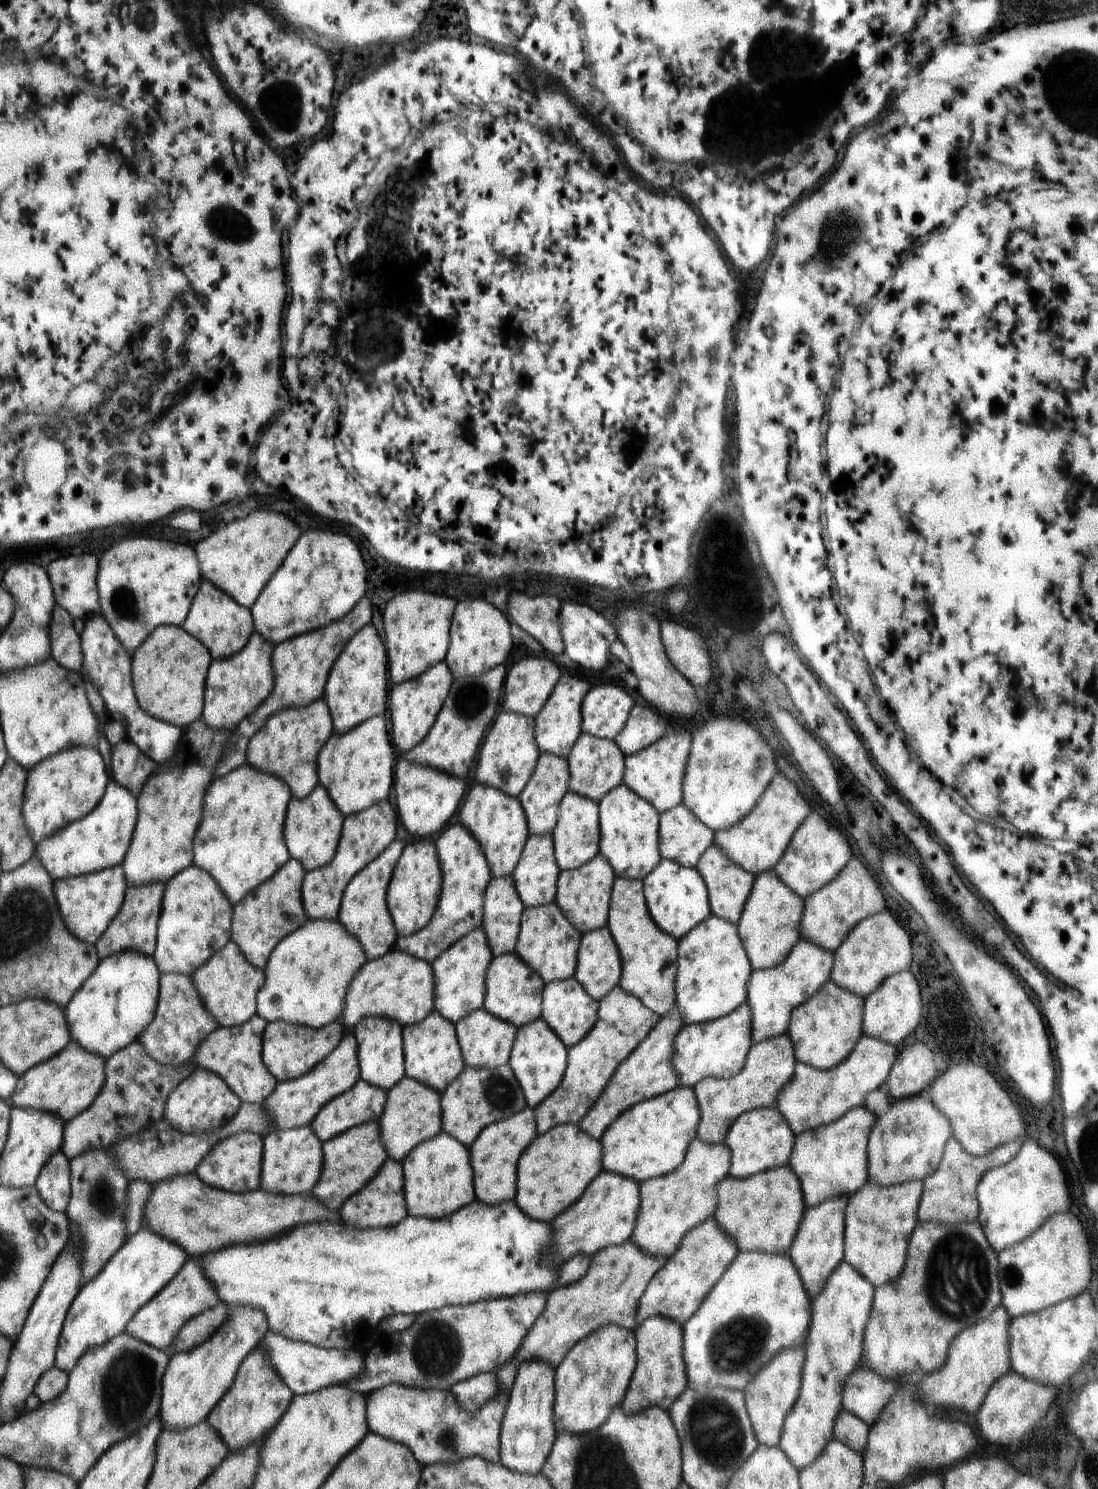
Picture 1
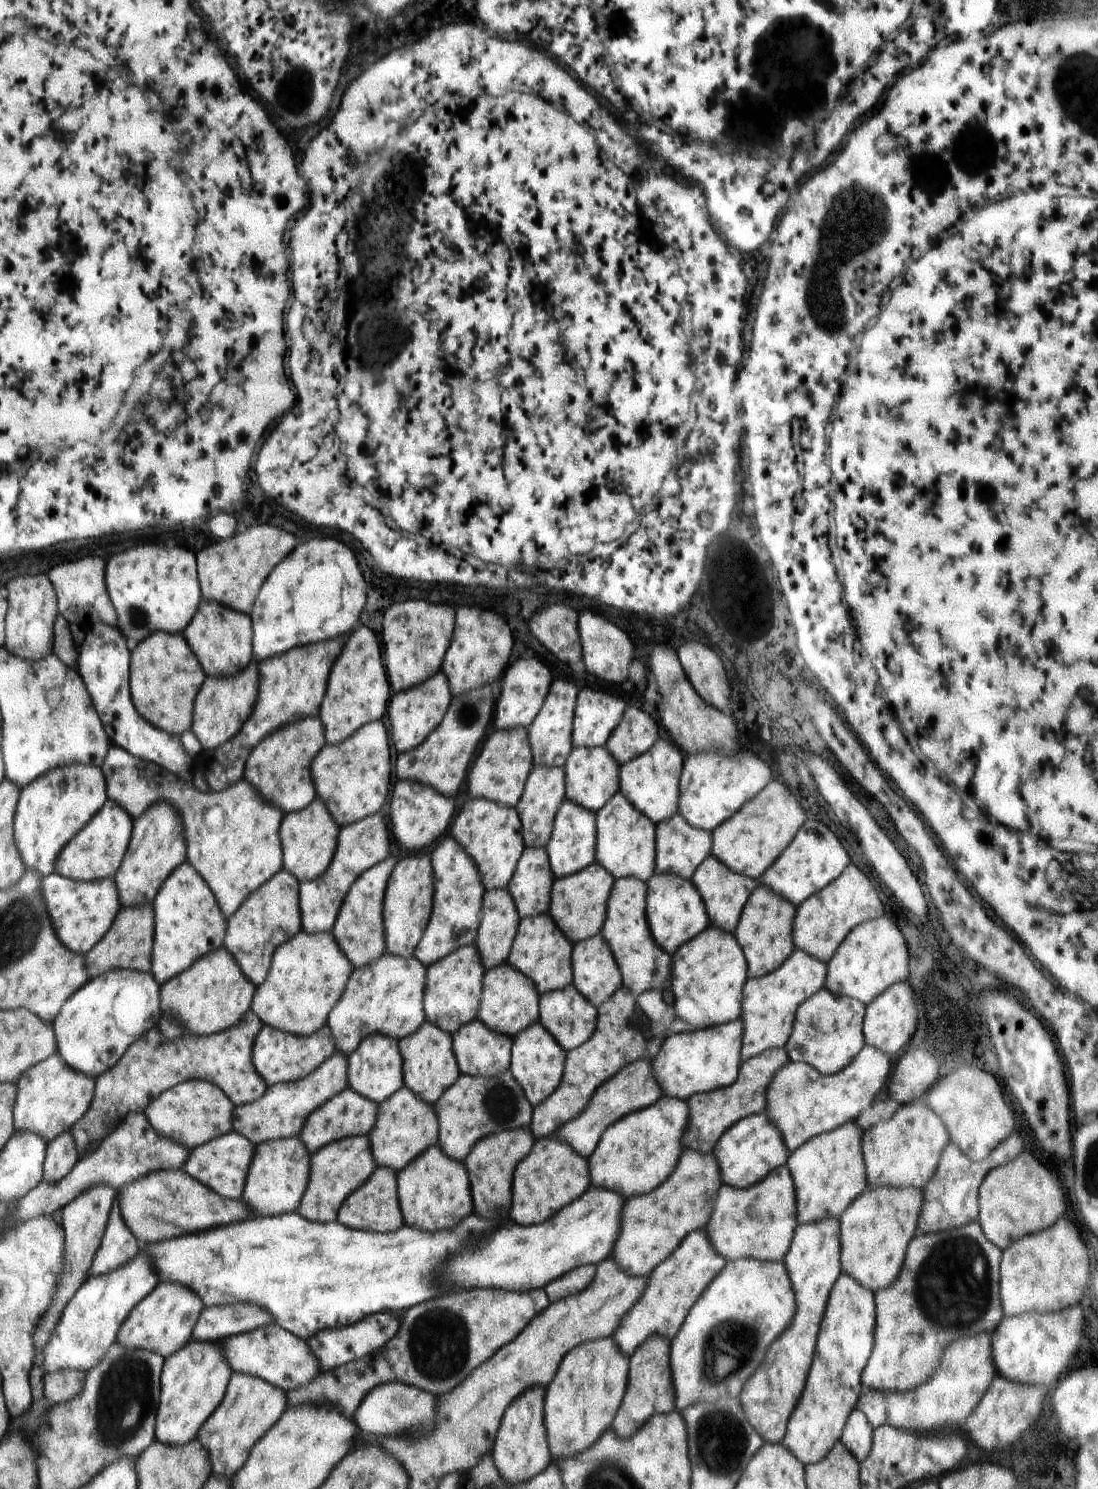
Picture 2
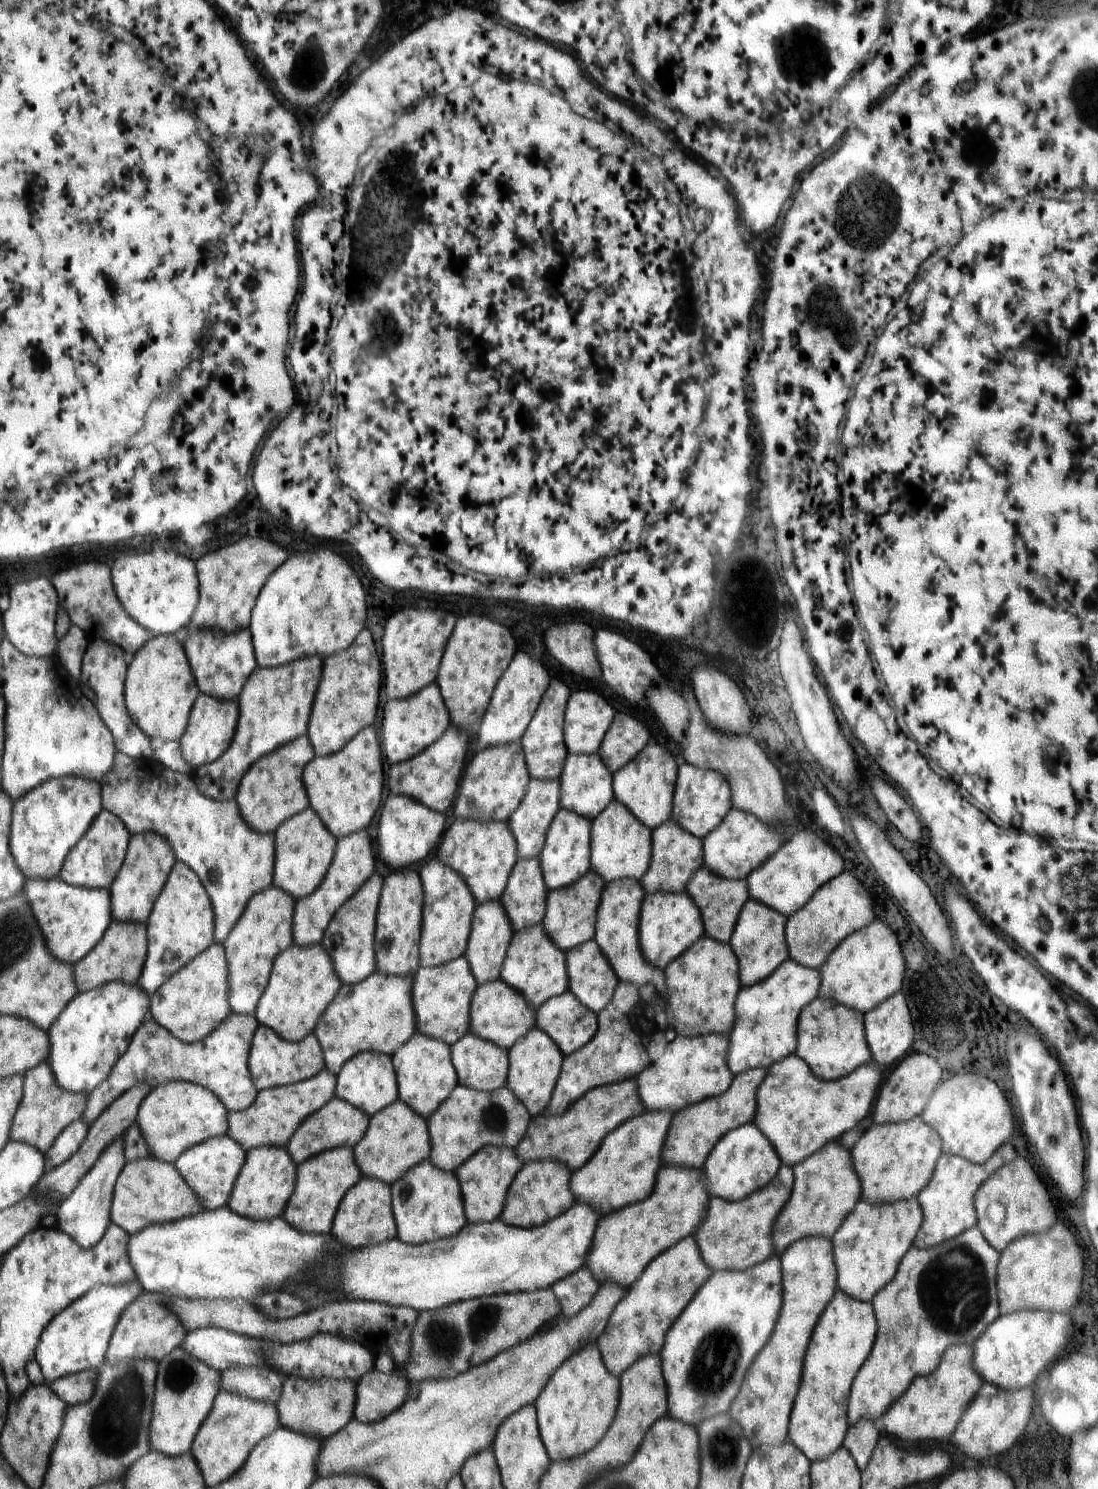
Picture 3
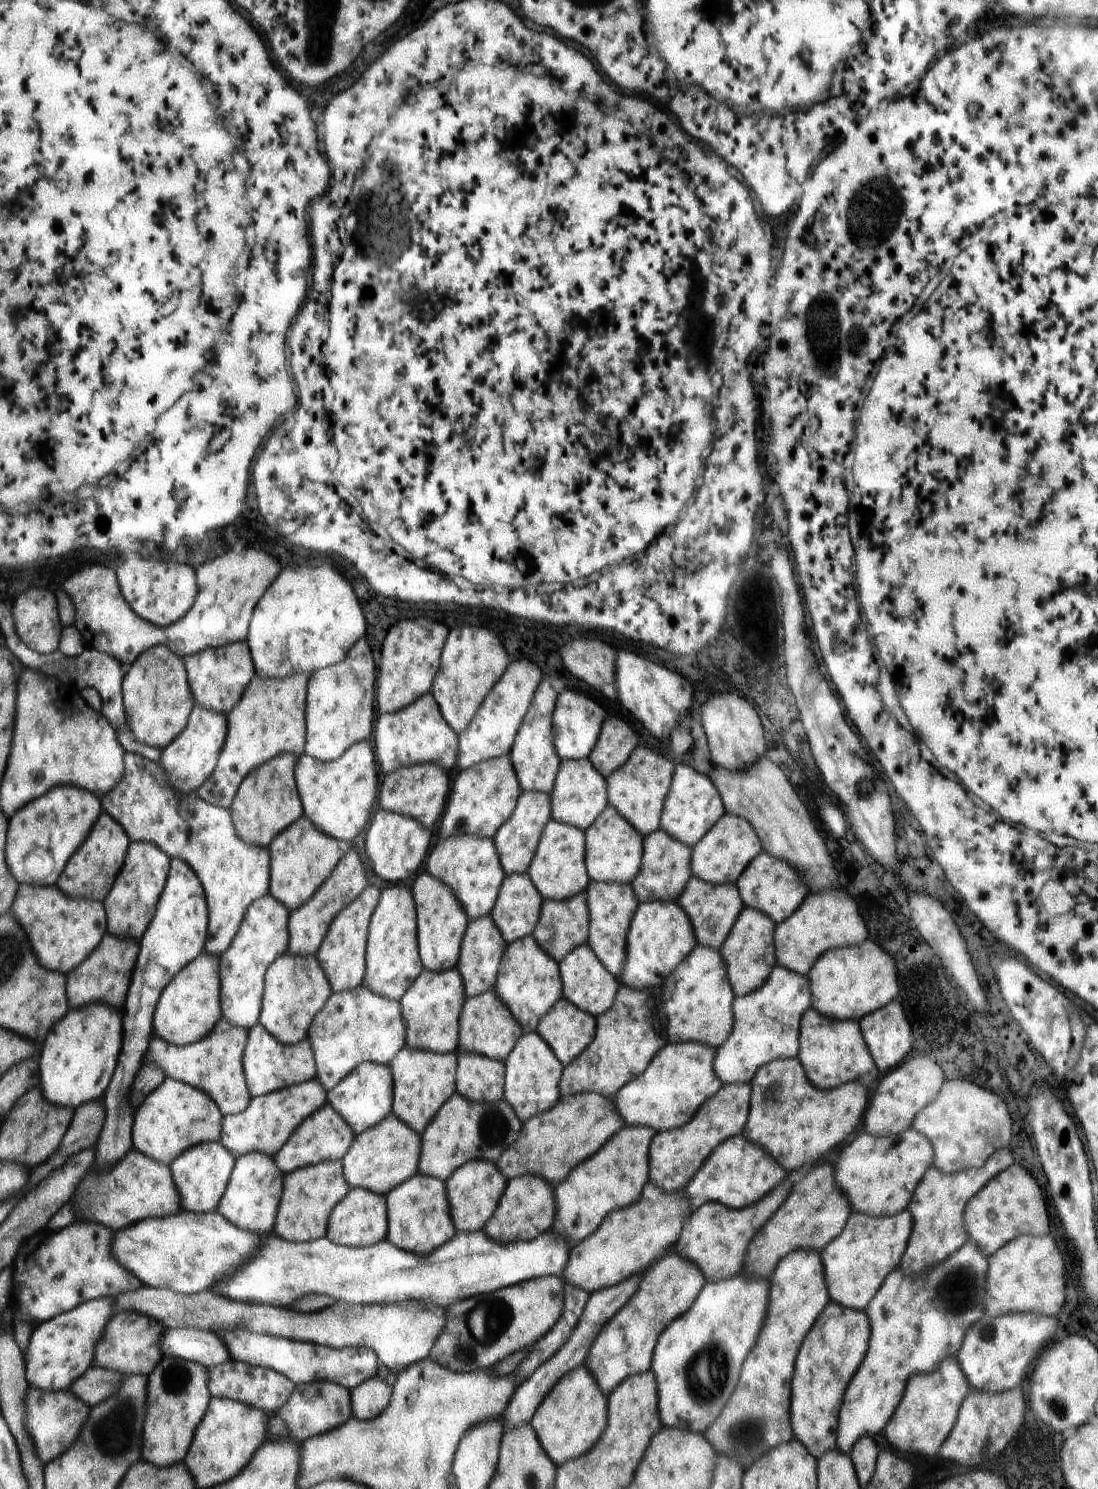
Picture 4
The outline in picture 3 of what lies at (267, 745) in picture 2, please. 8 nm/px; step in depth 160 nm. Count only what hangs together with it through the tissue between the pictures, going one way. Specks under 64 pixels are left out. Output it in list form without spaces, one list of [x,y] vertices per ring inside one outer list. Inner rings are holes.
[[[308,734],[294,739],[292,743],[278,747],[258,761],[241,780],[236,801],[241,816],[246,816],[246,822],[251,829],[259,833],[272,833],[285,820],[292,819],[309,807],[308,790],[304,783],[304,770],[314,758],[312,744]]]

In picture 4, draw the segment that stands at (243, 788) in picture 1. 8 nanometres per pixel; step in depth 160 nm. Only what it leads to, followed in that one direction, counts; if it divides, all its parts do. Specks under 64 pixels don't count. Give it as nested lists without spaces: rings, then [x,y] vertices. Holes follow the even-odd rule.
[[[127,751],[124,763],[125,772],[121,780],[102,797],[104,812],[113,817],[126,833],[130,832],[130,839],[134,842],[154,842],[162,852],[169,854],[170,859],[185,861],[198,874],[209,908],[209,938],[204,944],[204,952],[225,955],[248,906],[254,900],[269,895],[272,862],[268,848],[249,846],[242,841],[232,826],[233,817],[229,809],[202,800],[196,791],[176,792],[167,783],[166,773],[160,764],[138,752]]]

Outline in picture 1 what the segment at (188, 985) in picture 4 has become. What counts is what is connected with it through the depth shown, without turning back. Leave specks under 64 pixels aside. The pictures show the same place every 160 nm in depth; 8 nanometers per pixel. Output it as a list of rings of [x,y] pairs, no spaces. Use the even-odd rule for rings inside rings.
[[[230,940],[208,962],[198,967],[191,979],[218,1027],[240,1027],[257,1014],[257,994],[264,986],[265,972],[249,963],[234,940]]]

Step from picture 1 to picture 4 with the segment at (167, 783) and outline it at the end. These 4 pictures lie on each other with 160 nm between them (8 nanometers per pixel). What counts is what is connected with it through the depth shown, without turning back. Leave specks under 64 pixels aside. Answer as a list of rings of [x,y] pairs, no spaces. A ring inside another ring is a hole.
[[[136,840],[134,844],[130,844],[128,859],[104,901],[110,934],[118,938],[142,939],[148,924],[154,918],[156,904],[168,879],[170,862],[172,859],[169,854],[162,852],[154,842]]]

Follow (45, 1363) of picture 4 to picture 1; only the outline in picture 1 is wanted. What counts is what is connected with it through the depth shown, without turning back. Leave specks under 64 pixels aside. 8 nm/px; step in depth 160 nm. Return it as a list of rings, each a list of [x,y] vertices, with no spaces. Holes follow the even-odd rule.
[[[144,1224],[136,1235],[126,1240],[117,1254],[102,1270],[81,1288],[72,1309],[68,1312],[65,1327],[56,1350],[56,1366],[67,1375],[77,1366],[84,1352],[98,1348],[125,1332],[126,1325],[136,1312],[154,1298],[174,1275],[188,1262],[189,1254],[181,1245],[153,1233]]]

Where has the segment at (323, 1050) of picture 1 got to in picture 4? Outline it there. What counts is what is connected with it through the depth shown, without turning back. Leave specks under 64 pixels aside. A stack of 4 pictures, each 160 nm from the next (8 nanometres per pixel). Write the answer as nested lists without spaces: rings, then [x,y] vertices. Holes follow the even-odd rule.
[[[257,1023],[249,1030],[249,1043],[244,1056],[245,1076],[249,1084],[249,1092],[253,1097],[282,1091],[313,1080],[317,1077],[316,1054],[313,1052],[312,1042],[306,1038],[294,1045],[279,1044],[272,1034]]]

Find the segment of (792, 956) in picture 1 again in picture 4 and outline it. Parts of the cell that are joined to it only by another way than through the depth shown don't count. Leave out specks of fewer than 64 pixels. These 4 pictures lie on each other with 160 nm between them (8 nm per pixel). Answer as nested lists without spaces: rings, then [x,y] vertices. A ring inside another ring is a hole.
[[[777,966],[767,983],[745,996],[738,996],[733,1004],[733,1033],[716,1049],[714,1072],[722,1085],[747,1084],[756,1078],[757,1072],[775,1059],[799,1056],[799,1029],[802,1016],[812,1007],[810,980],[788,968]]]

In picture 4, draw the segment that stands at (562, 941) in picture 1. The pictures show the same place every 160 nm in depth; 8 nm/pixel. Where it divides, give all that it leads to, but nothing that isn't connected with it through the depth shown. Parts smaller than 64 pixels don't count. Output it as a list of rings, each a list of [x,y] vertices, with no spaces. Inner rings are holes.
[[[533,935],[514,940],[506,949],[501,963],[500,975],[497,977],[496,990],[498,998],[510,1008],[510,1011],[522,1024],[522,1031],[535,1032],[538,1020],[557,1004],[562,998],[561,968],[548,952],[545,952]]]

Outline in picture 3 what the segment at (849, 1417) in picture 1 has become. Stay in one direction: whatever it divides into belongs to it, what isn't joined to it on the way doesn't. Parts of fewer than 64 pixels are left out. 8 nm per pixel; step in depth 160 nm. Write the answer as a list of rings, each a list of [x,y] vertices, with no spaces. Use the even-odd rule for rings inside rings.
[[[862,1419],[858,1423],[849,1426],[848,1436],[844,1440],[844,1446],[849,1449],[854,1460],[857,1460],[858,1468],[864,1470],[876,1448],[879,1439],[880,1426],[868,1419]]]

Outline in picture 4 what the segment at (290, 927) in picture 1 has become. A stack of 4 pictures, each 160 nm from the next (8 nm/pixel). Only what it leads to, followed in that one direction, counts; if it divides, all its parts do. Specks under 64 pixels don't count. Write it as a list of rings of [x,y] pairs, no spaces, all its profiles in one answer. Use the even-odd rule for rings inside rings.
[[[271,895],[258,898],[258,904],[250,908],[250,916],[246,916],[246,924],[242,924],[242,932],[238,932],[238,940],[234,940],[234,948],[230,948],[230,952],[220,956],[220,1002],[223,1018],[231,1024],[250,1030],[259,1023],[268,966],[289,950],[290,913],[284,904],[274,900]]]

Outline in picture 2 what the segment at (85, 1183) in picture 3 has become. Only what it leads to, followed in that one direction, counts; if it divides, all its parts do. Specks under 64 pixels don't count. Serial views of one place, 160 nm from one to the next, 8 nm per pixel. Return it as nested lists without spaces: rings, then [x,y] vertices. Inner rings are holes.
[[[100,1183],[78,1194],[62,1209],[61,1227],[65,1233],[66,1252],[65,1274],[51,1306],[45,1312],[41,1322],[37,1324],[34,1334],[35,1351],[37,1352],[34,1366],[36,1367],[42,1367],[44,1364],[44,1352],[48,1348],[49,1340],[52,1339],[54,1327],[59,1324],[62,1309],[76,1294],[78,1287],[82,1286],[88,1278],[87,1272],[92,1267],[98,1247],[104,1241],[105,1228],[109,1224],[109,1216],[115,1206],[117,1196],[118,1192],[115,1188],[110,1187],[109,1184]]]

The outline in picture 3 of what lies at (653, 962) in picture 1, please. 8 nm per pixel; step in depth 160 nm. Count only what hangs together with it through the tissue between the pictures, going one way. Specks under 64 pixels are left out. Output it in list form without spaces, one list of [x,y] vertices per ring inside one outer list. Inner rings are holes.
[[[630,877],[616,879],[605,884],[597,910],[597,926],[594,940],[608,958],[621,983],[637,984],[639,987],[652,983],[664,992],[664,971],[654,968],[644,957],[639,945],[638,929],[641,904],[646,892],[641,883]]]

